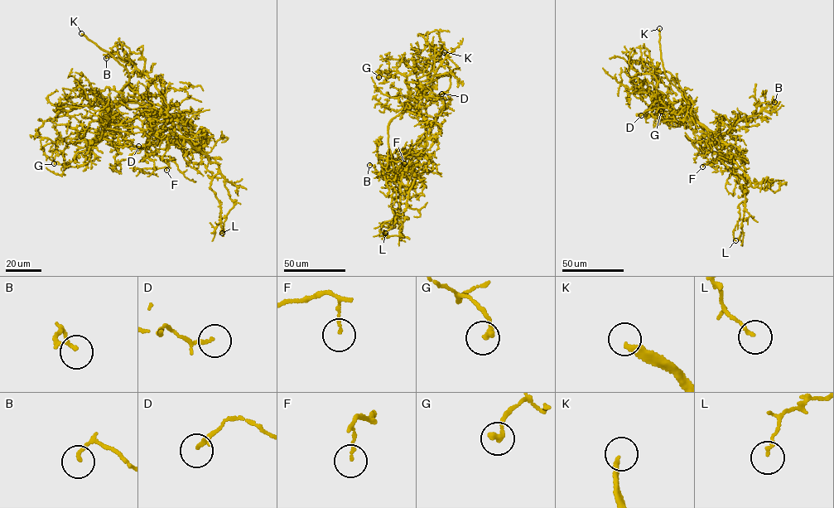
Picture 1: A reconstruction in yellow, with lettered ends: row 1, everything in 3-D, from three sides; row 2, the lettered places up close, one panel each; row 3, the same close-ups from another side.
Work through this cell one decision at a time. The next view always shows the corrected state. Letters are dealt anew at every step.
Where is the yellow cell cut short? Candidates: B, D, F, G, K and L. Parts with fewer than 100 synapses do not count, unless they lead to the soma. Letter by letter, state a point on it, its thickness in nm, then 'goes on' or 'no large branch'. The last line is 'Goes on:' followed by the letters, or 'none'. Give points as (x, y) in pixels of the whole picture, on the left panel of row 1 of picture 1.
B: (106, 58) | 140 nm | no large branch
D: (138, 146) | 110 nm | no large branch
F: (166, 170) | 100 nm | no large branch
G: (54, 163) | 240 nm | no large branch
K: (81, 33) | 240 nm | goes on
L: (222, 233) | 140 nm | no large branch
Goes on: K

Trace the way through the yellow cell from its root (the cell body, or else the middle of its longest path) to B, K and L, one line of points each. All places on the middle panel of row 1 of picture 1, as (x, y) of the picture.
B: (425, 138), (422, 153), (410, 166), (407, 165), (396, 170), (383, 168), (378, 172), (373, 166), (369, 165)
K: (425, 138), (427, 117), (423, 105), (445, 93), (450, 85), (450, 74), (444, 52)
L: (425, 138), (421, 156), (411, 171), (414, 178), (404, 220), (395, 217), (394, 226), (385, 233)

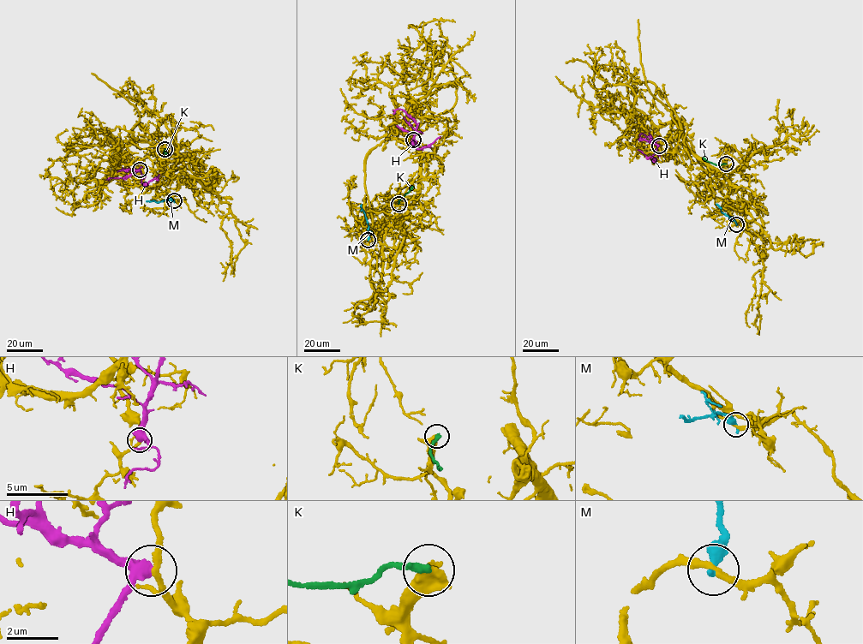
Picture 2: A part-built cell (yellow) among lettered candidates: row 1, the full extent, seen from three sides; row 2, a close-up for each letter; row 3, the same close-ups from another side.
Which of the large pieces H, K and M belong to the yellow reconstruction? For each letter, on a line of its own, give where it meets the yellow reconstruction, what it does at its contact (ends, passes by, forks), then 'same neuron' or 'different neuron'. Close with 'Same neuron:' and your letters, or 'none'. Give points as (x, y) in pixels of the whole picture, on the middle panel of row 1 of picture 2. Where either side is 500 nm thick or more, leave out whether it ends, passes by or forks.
H: meets yellow at (413, 140); it passes by; different neuron
K: meets yellow at (398, 204); it ends there; different neuron
M: meets yellow at (368, 240); it ends there; different neuron
Same neuron: none

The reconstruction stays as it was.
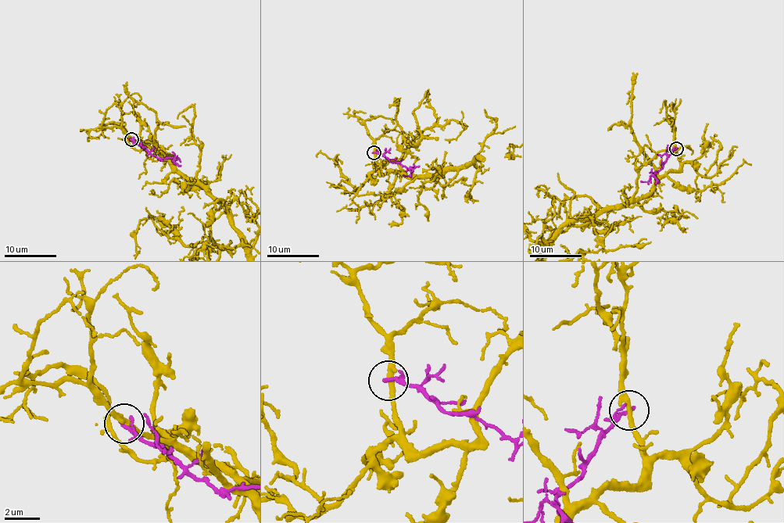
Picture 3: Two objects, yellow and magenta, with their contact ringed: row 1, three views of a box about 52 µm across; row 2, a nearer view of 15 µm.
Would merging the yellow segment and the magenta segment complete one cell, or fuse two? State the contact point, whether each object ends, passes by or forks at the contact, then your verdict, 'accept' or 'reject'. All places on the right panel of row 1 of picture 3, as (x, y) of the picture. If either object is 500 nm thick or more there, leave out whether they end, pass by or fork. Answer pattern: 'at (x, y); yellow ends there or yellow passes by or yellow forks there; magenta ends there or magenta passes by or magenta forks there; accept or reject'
at (676, 148); yellow passes by; magenta passes by; reject

